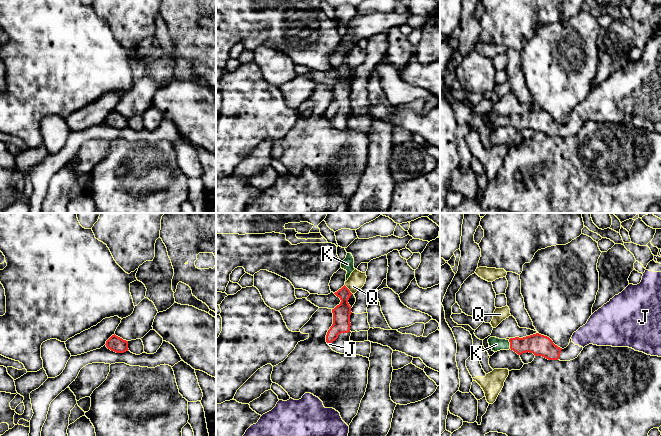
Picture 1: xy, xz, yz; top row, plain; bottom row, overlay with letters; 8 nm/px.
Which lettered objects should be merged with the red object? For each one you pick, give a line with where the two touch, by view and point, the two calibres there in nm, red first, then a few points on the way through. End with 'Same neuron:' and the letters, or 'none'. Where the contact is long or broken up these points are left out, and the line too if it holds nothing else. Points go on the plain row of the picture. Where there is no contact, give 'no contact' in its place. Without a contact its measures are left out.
J: meets red in xz at (329, 118); 140 nm thick on the red side, 20 nm on the other; runs through xz (341, 90), (341, 100), (329, 118), (329, 120)
K: meets red in yz at (510, 120); 170 nm thick on the red side, 110 nm on the other; runs through yz (540, 121), (510, 120), (496, 120)
Same neuron: J, K

